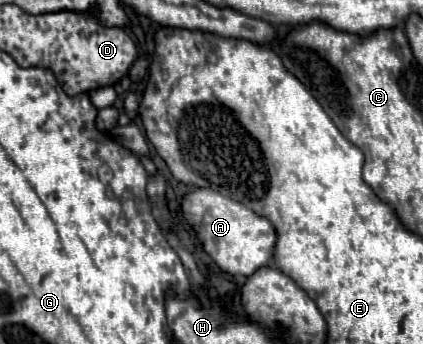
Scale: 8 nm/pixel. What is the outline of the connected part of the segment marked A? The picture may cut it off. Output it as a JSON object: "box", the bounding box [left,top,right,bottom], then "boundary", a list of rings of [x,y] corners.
{"box":[181,187,277,277],"boundary":[[[195,187],[181,199],[181,215],[197,233],[205,253],[221,271],[235,277],[249,277],[255,269],[271,261],[277,239],[275,229],[265,217],[255,215],[245,205],[235,203],[229,197],[223,197],[213,189]]]}

